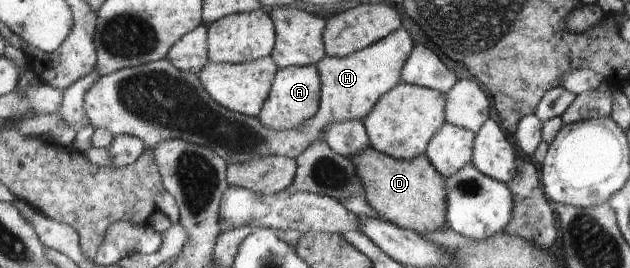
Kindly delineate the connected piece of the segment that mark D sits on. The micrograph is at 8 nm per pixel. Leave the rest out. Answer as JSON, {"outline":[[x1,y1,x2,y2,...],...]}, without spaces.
{"outline":[[371,147,349,160,357,166,357,176,365,184,366,200,384,220,419,235,448,227,445,176,437,171,426,155,409,162,397,160]]}

